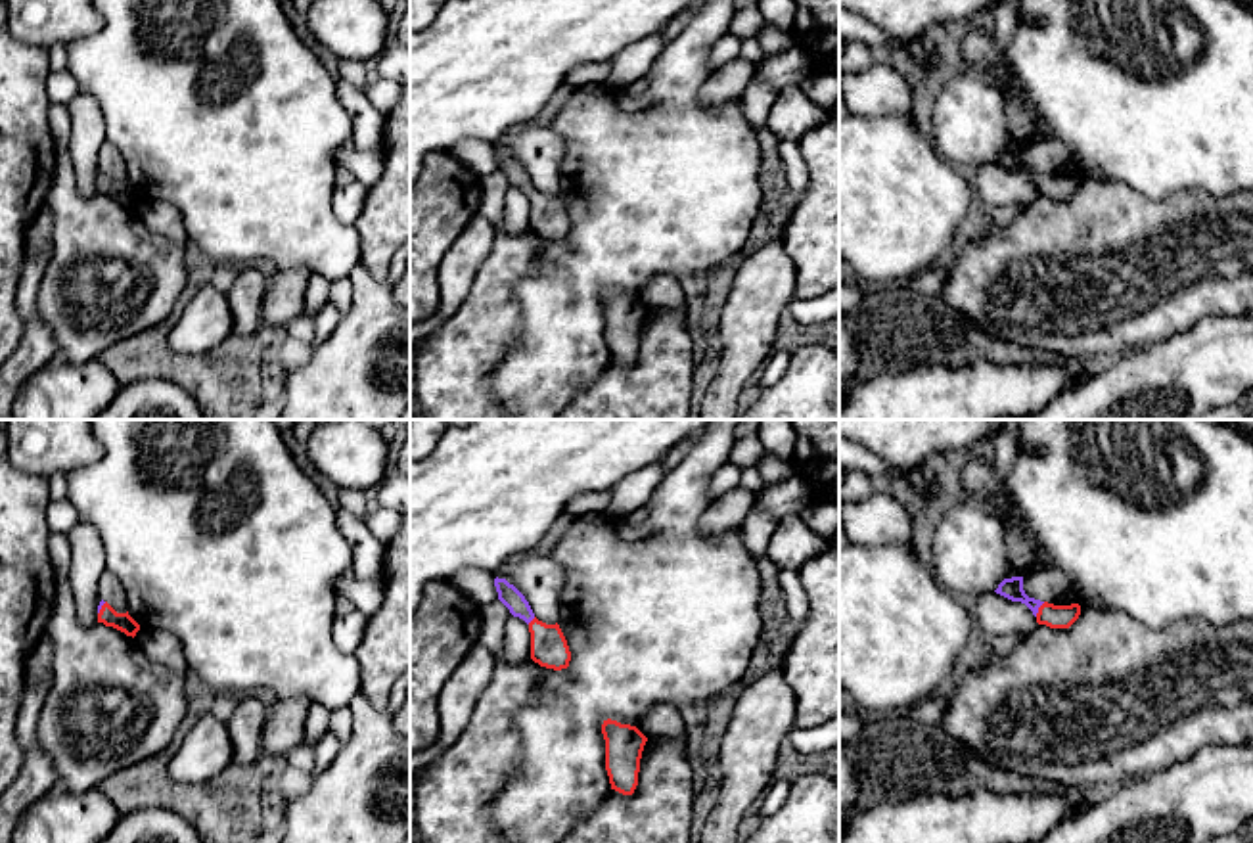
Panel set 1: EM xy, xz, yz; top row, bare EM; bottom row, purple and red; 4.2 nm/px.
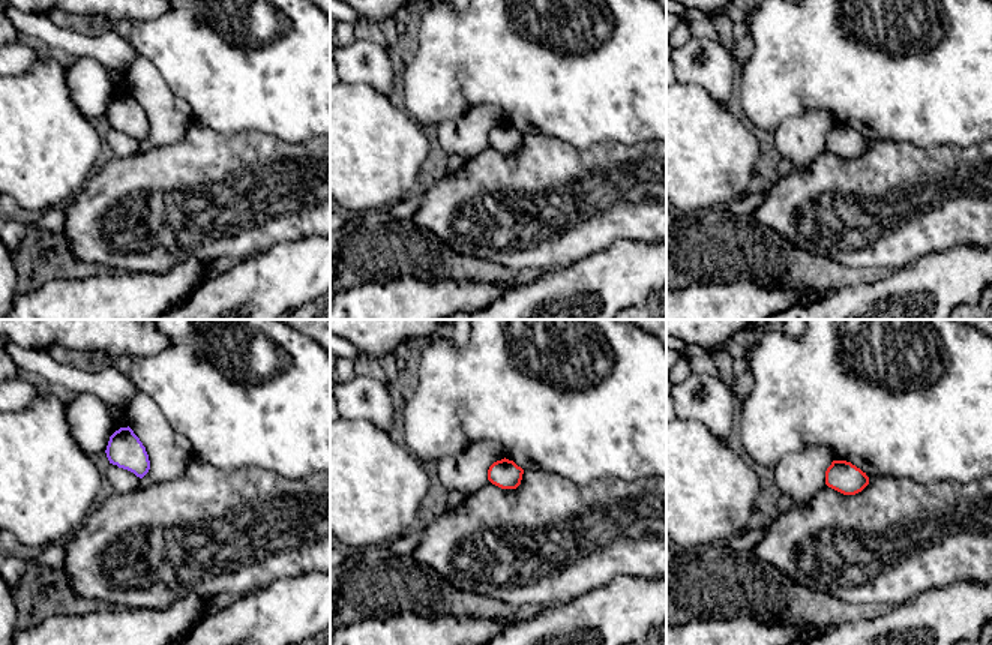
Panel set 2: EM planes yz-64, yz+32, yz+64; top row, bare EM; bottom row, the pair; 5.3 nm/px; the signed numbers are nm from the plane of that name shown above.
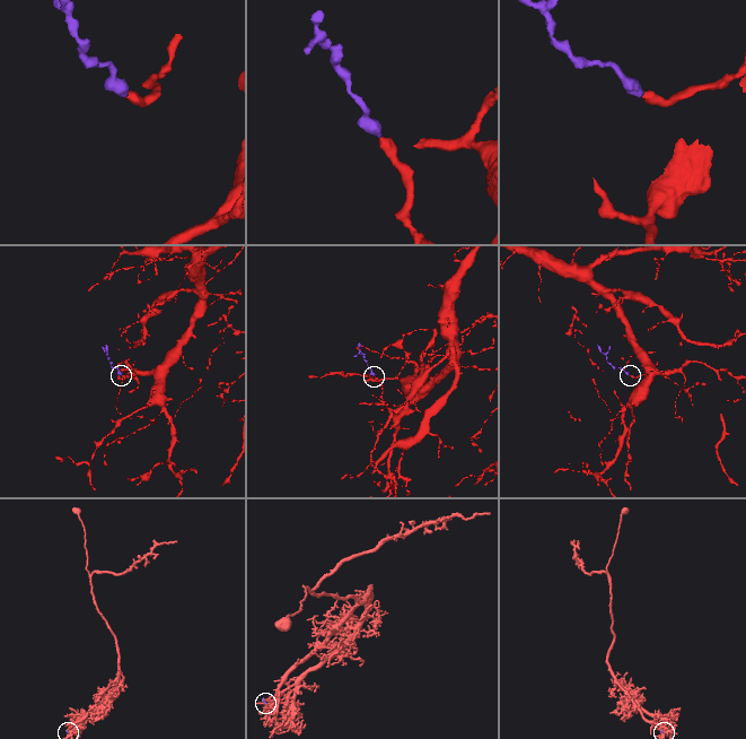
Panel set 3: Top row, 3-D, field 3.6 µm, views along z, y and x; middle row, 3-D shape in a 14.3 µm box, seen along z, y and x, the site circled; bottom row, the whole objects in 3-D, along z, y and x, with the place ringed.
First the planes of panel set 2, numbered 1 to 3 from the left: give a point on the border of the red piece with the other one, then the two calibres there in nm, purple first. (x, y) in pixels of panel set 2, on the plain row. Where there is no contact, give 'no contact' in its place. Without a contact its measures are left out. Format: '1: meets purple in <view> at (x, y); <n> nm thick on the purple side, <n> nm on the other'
1: no contact
2: no contact
3: no contact

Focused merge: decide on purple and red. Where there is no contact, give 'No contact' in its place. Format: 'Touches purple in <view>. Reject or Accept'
Touches purple in yz. Accept

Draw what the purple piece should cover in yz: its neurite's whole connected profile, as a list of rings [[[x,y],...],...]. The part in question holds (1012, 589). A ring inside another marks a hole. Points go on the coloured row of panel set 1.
[[[1023,577],[1004,579],[994,592],[1012,602],[1025,604],[1037,617],[1037,623],[1046,625],[1050,628],[1069,628],[1081,615],[1079,604],[1054,605],[1029,598],[1023,590]]]

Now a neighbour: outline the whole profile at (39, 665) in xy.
[[[44,634],[33,655],[27,659],[23,676],[25,688],[33,686],[36,680],[50,682],[54,676],[52,663],[54,663],[54,646],[52,640]]]

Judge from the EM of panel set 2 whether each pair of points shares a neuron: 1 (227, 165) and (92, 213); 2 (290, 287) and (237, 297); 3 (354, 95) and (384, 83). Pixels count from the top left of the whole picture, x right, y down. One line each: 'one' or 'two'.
1: one
2: one
3: two

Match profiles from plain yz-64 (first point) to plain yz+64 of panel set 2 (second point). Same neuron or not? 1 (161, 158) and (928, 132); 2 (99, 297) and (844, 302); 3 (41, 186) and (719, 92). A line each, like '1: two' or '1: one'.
1: two
2: two
3: two

